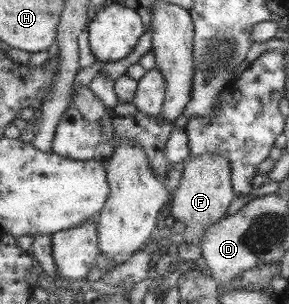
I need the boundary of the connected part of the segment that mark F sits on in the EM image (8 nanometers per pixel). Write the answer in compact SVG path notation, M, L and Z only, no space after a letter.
M214 153L189 159L185 163L180 185L174 194L172 216L185 225L184 241L188 245L194 244L201 247L201 236L207 232L207 229L227 217L225 213L229 205L238 196L234 189L229 159L224 155L214 155Z

